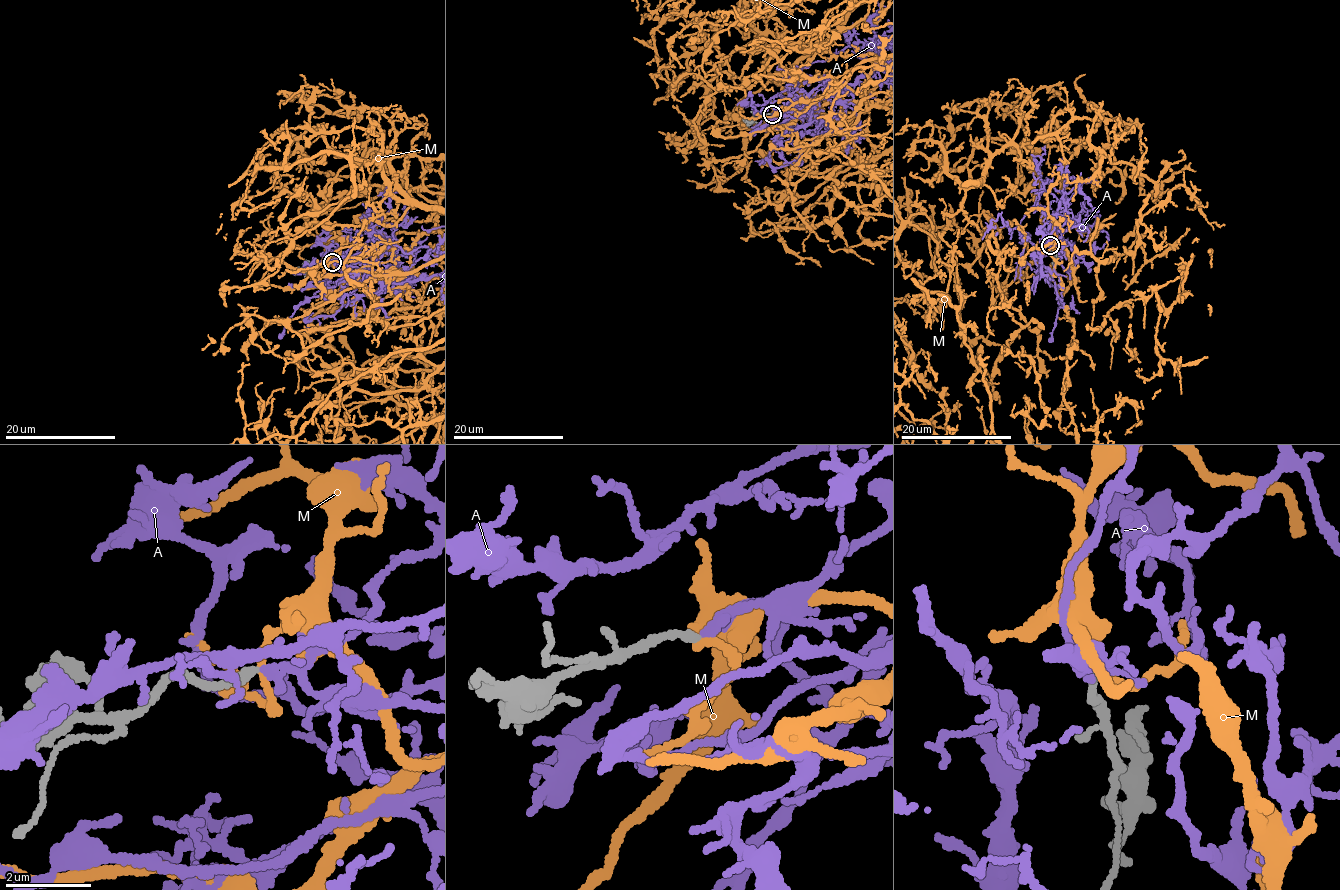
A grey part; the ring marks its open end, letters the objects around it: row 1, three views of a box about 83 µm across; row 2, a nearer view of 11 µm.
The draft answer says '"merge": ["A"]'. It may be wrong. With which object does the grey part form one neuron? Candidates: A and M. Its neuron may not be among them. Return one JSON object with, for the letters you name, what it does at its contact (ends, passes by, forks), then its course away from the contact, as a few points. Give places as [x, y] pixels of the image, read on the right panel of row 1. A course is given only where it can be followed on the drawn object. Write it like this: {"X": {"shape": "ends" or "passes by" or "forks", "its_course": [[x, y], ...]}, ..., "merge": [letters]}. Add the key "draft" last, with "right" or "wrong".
{"A": {"shape": "ends"}, "merge": ["A"], "draft": "right"}

